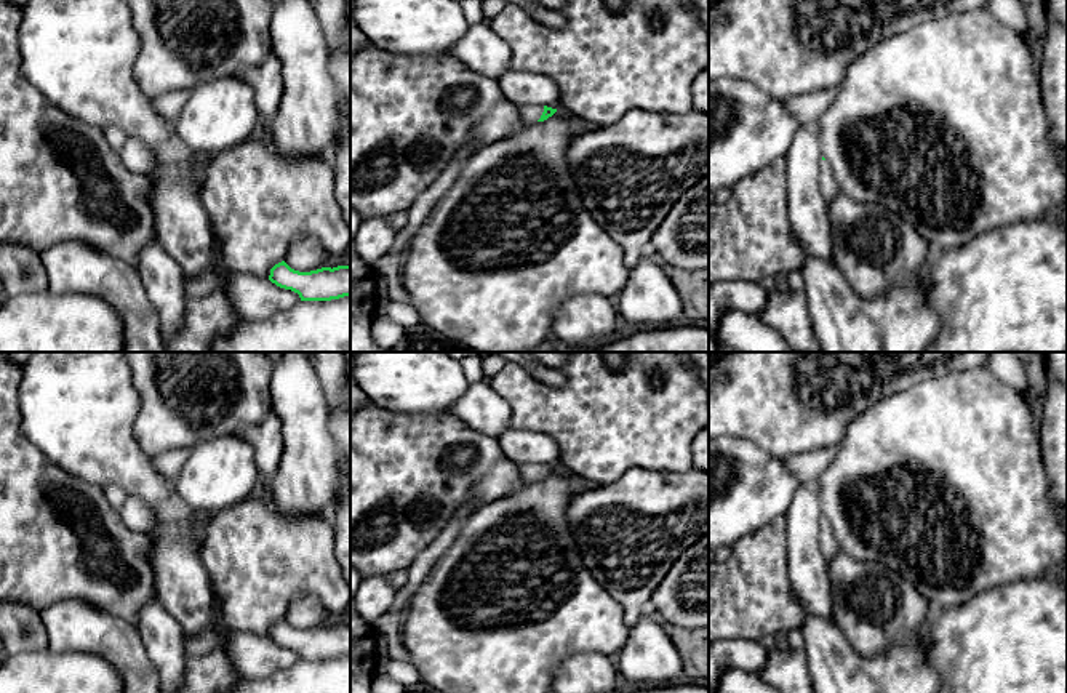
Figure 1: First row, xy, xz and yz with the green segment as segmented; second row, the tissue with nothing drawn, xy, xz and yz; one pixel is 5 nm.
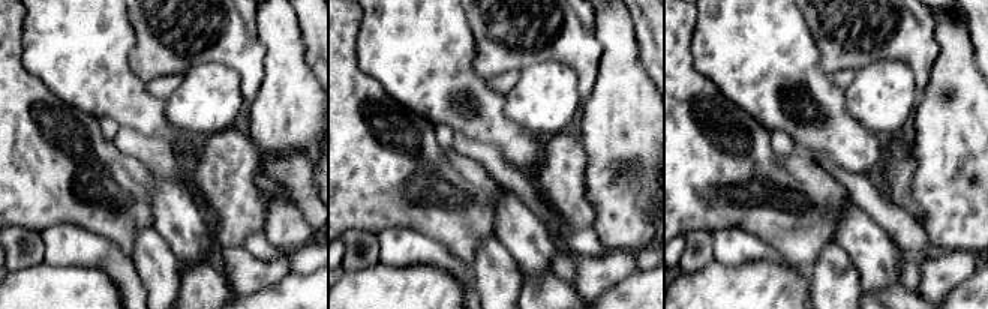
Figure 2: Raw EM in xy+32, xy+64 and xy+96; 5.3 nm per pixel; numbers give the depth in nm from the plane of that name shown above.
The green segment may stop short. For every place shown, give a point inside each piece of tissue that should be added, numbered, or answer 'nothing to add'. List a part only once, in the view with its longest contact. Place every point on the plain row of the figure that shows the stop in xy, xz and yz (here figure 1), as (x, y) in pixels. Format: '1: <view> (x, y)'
1: xz (530, 472)

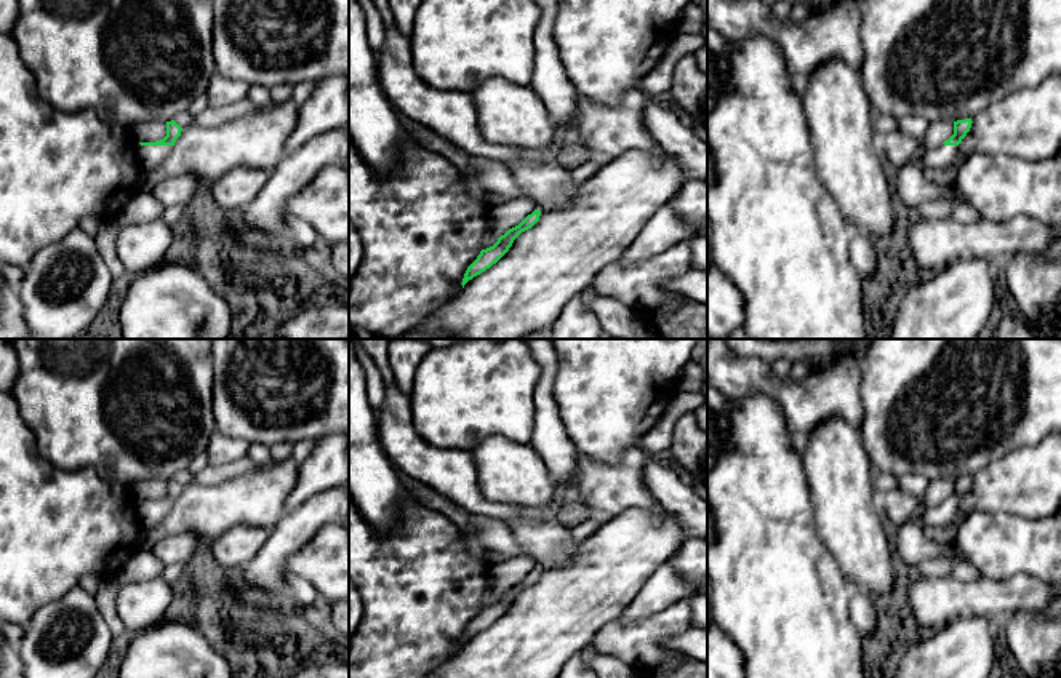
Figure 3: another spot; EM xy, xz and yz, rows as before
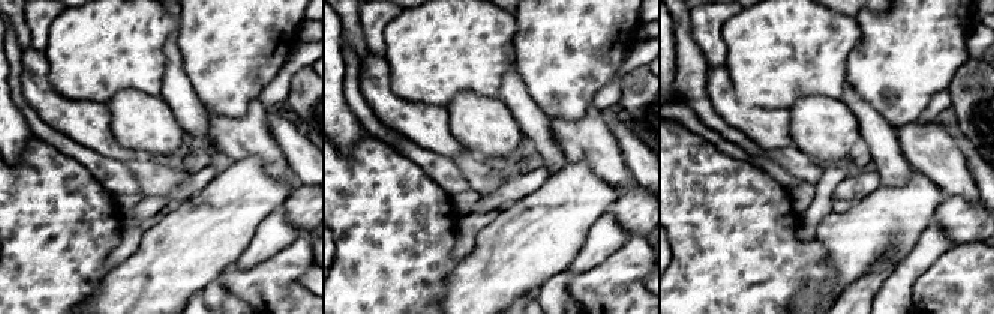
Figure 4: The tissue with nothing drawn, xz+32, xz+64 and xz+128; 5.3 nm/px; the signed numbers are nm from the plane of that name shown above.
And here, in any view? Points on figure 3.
1: xy (149, 515)

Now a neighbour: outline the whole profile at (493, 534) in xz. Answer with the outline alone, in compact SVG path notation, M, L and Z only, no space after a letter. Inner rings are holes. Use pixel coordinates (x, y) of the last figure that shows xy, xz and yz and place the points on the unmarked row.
M392 464L392 467L414 497L418 497L426 507L448 516L461 532L475 532L482 547L493 553L502 553L507 558L526 555L526 552L518 547L512 531L506 526L506 523L470 513L427 485L410 478L395 464Z

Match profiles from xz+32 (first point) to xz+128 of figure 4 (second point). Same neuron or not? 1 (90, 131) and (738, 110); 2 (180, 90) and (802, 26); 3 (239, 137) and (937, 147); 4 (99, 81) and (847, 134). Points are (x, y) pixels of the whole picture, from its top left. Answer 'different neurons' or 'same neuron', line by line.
1: same neuron
2: different neurons
3: same neuron
4: different neurons

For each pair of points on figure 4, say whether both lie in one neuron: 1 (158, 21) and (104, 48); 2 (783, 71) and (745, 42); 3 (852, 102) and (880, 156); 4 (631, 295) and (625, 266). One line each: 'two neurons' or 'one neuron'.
1: one neuron
2: one neuron
3: one neuron
4: one neuron

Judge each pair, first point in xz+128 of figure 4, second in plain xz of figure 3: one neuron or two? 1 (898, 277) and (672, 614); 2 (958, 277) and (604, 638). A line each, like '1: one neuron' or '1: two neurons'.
1: two neurons
2: one neuron

